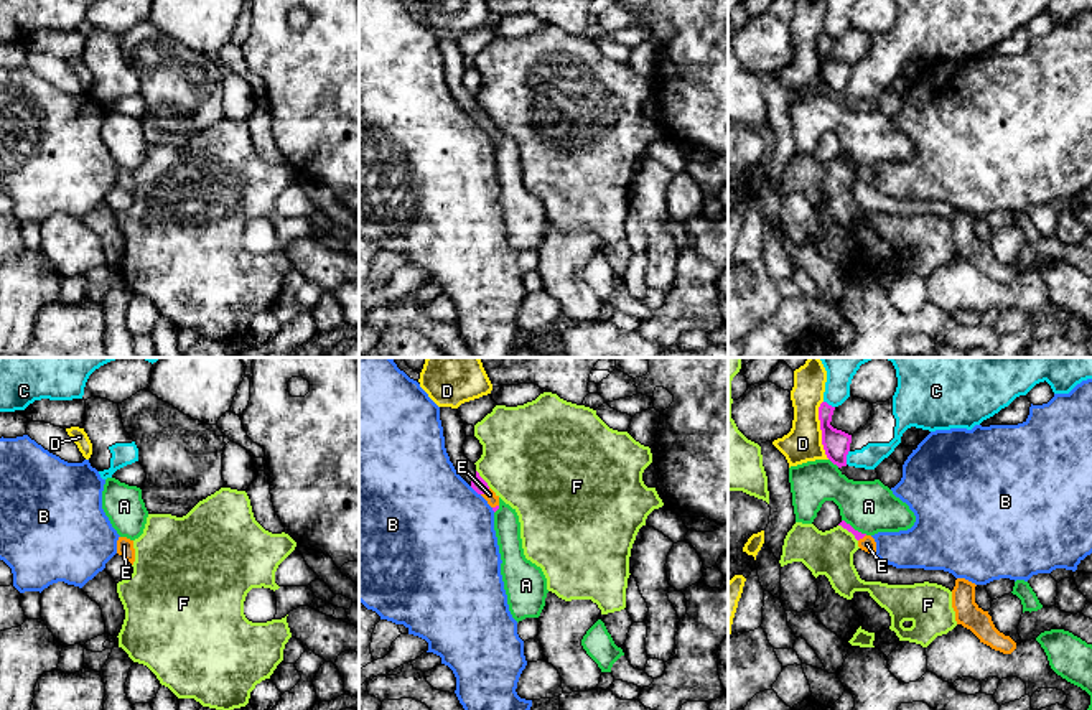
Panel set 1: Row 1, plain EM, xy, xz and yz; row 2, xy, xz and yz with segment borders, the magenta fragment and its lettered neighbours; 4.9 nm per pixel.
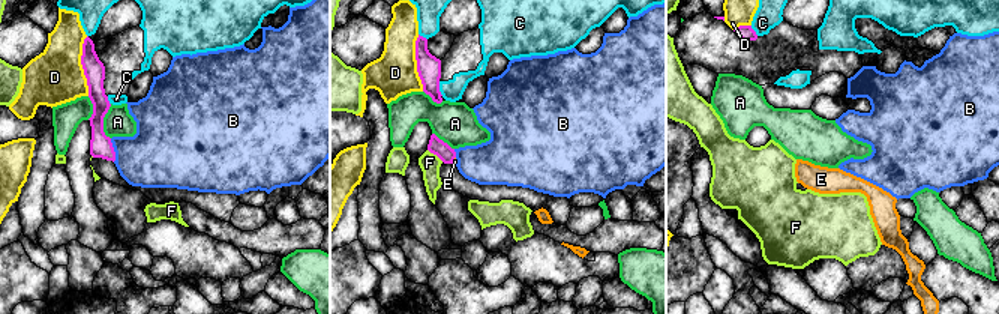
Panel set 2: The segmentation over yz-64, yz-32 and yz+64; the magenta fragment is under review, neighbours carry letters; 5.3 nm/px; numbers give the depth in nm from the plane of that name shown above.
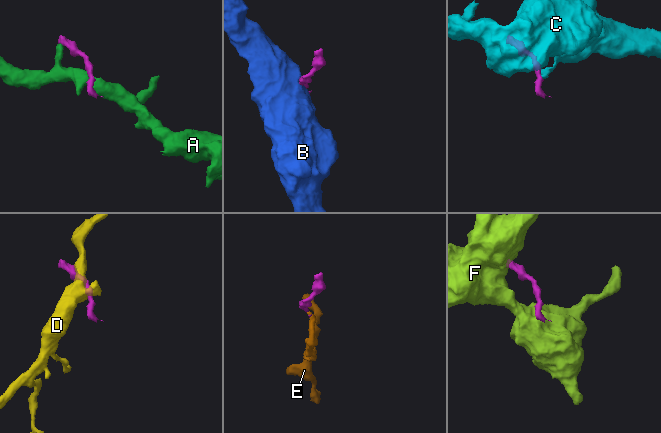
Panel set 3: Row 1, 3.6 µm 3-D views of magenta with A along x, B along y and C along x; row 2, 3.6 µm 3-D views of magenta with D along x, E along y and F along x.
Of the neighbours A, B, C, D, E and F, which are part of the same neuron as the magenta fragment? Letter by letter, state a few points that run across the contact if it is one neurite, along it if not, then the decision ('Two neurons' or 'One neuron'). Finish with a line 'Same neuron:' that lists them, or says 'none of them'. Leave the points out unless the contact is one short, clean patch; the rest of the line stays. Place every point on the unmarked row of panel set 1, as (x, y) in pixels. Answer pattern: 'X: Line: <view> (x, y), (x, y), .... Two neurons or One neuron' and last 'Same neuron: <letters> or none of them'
A: Two neurons
B: Line: xz (470, 117), (480, 126). Two neurons
C: Two neurons
D: Two neurons
E: Line: xz (478, 114), (485, 122), (490, 126). One neuron
F: Two neurons
Same neuron: E

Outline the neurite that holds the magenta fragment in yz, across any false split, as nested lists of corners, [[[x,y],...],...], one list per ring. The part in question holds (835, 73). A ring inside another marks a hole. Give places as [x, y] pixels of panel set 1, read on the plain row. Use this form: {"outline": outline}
{"outline": [[[822,33],[819,38],[819,51],[822,61],[822,76],[827,89],[838,99],[847,97],[847,86],[850,82],[852,66],[837,61],[830,56],[835,38]]]}

